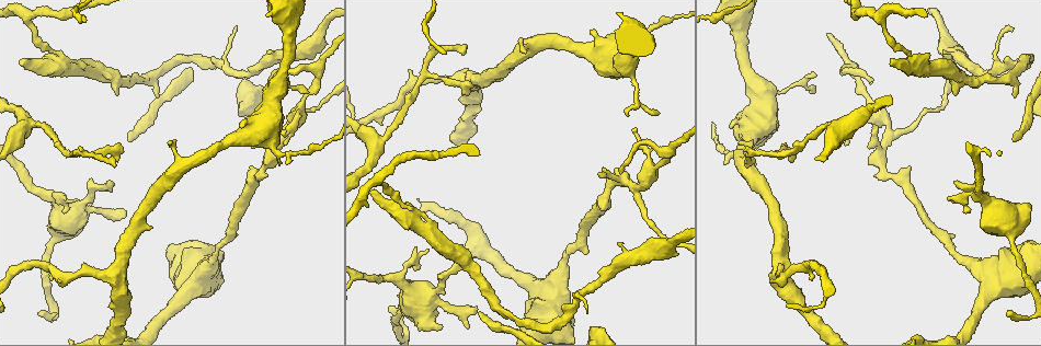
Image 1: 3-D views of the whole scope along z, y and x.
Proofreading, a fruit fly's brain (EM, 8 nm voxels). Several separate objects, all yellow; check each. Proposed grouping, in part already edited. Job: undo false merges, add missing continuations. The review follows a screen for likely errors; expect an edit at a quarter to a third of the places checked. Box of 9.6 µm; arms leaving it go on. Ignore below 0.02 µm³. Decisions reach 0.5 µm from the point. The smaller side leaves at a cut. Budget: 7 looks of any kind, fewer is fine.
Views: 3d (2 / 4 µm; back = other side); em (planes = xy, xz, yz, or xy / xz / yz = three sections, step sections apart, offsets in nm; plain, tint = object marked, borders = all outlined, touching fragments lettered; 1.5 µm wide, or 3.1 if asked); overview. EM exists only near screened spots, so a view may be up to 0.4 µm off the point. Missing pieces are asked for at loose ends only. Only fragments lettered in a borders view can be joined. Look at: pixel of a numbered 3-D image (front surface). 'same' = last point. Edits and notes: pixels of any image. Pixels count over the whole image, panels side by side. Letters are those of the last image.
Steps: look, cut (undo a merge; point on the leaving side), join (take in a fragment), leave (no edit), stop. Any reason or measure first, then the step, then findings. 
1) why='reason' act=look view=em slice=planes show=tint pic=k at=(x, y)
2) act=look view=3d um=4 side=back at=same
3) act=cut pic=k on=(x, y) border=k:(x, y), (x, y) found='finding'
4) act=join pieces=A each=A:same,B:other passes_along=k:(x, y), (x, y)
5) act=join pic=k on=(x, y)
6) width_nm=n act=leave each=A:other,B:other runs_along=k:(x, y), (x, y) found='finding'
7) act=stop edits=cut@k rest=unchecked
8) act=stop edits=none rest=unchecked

why='tapers out' act=look view=em slice=planes show=borders pic=1 at=(621, 172)

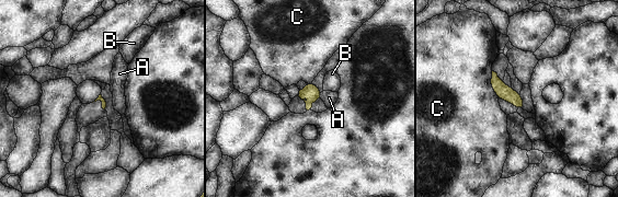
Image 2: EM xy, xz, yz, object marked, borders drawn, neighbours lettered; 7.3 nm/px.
longest_contact=C:200nm act=leave each=A:other,B:other,C:other found='none of them fits'

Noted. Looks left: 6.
why='side arm on a straight run' act=look view=em slice=yz step=8 show=borders pic=1 at=(407, 212)

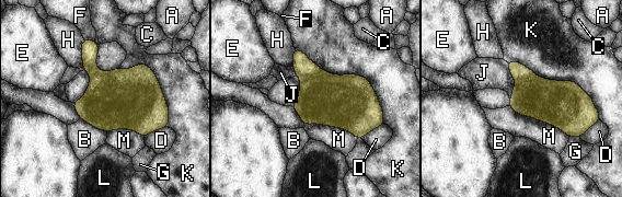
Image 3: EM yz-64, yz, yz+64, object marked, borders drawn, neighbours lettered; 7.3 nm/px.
act=cut pic=3 on=(303, 67) each=A:other,B:other,C:other,D:other,E:other,F:other,G:other,H:other,J:other,K:other,L:other,M:other found='two neurons meet here'

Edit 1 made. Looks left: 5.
why='end of a long branch' act=look view=em slice=planes show=plain pic=1 at=(1008, 315)

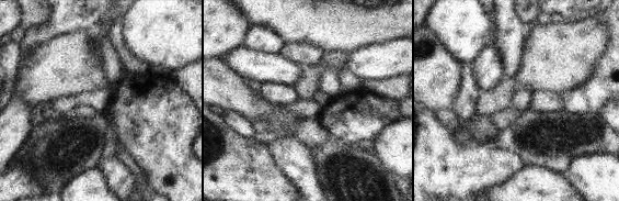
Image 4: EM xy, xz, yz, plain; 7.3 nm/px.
act=look view=em slice=planes show=borders at=same

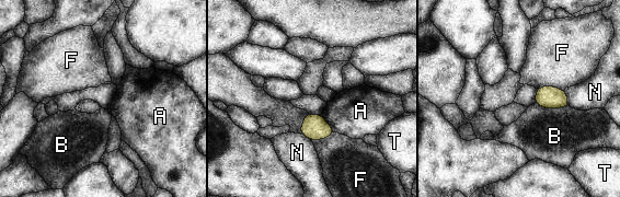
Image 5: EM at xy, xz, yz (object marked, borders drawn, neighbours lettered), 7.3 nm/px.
width_nm=160 act=leave each=A:other,B:other,F:other,N:other,T:other border=5:(535, 103), (543, 107), (569, 106) found='none of them fits'

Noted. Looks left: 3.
act=stop edits=cut@3 rest=unchecked

